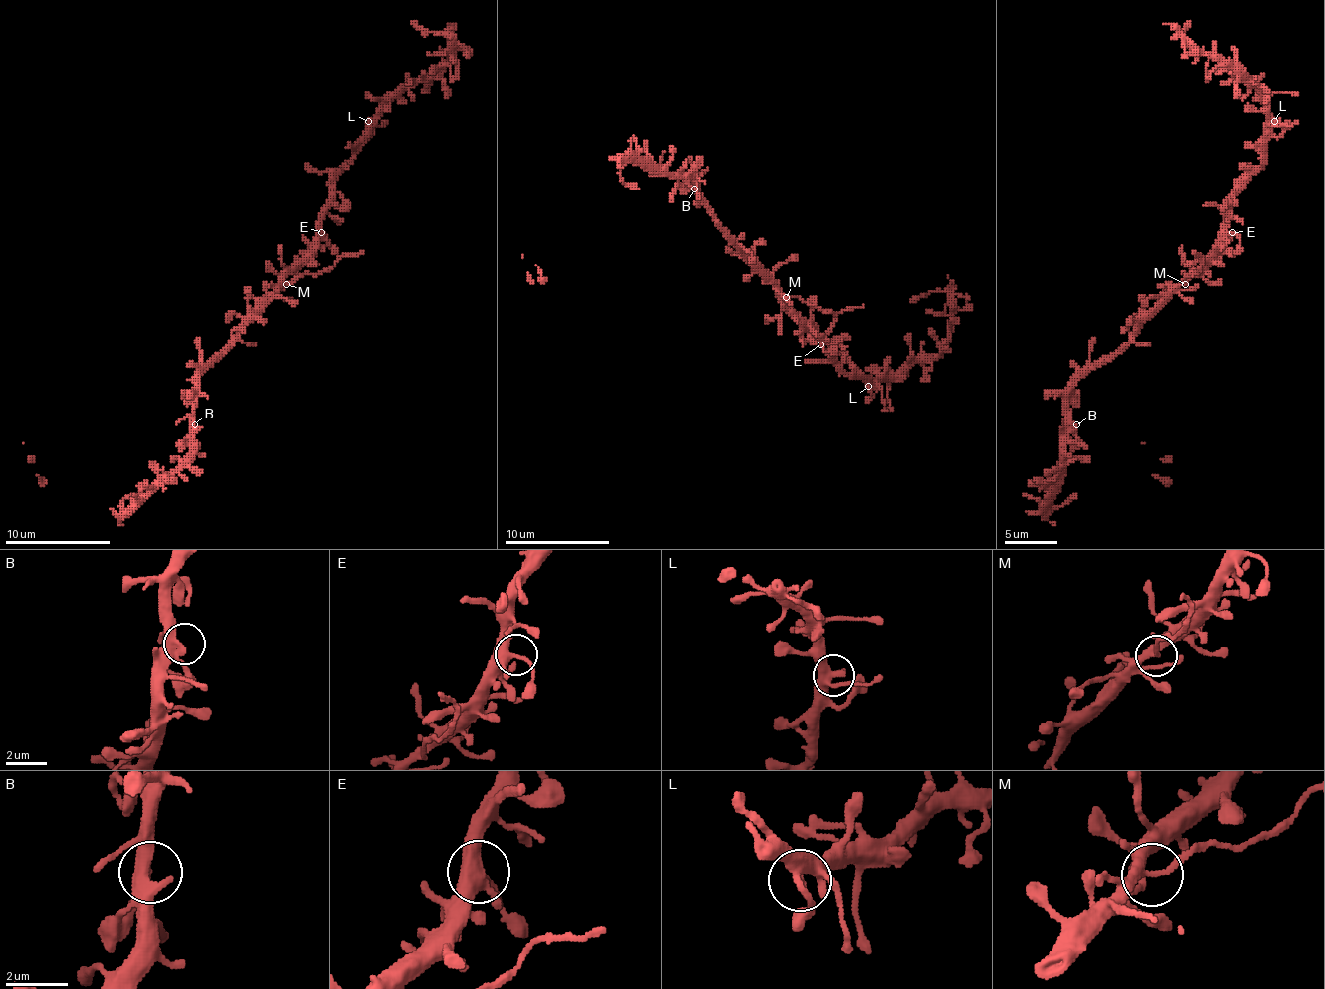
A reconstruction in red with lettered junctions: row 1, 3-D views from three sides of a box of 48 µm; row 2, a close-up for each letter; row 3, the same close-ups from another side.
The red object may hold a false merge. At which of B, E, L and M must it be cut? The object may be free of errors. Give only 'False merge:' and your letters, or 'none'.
False merge: M

